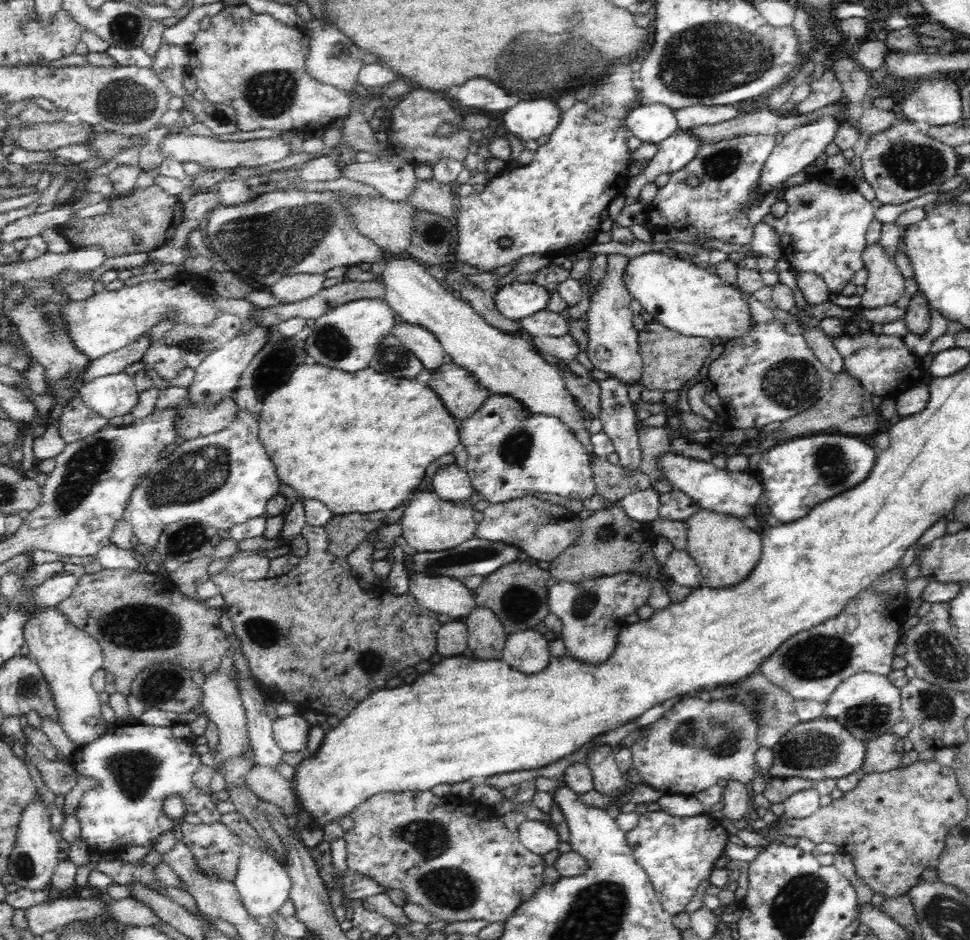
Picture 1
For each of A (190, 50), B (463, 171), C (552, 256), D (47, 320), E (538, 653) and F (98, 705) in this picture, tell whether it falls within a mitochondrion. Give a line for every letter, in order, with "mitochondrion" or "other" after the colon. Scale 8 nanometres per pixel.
A: other
B: other
C: other
D: mitochondrion
E: other
F: other

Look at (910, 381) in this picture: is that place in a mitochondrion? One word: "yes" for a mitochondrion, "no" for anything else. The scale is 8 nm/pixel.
no

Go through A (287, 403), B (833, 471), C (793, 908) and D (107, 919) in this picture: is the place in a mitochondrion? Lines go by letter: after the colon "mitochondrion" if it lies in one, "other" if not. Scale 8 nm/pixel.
A: other
B: mitochondrion
C: mitochondrion
D: other

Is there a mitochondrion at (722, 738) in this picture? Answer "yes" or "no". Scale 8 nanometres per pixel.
yes

